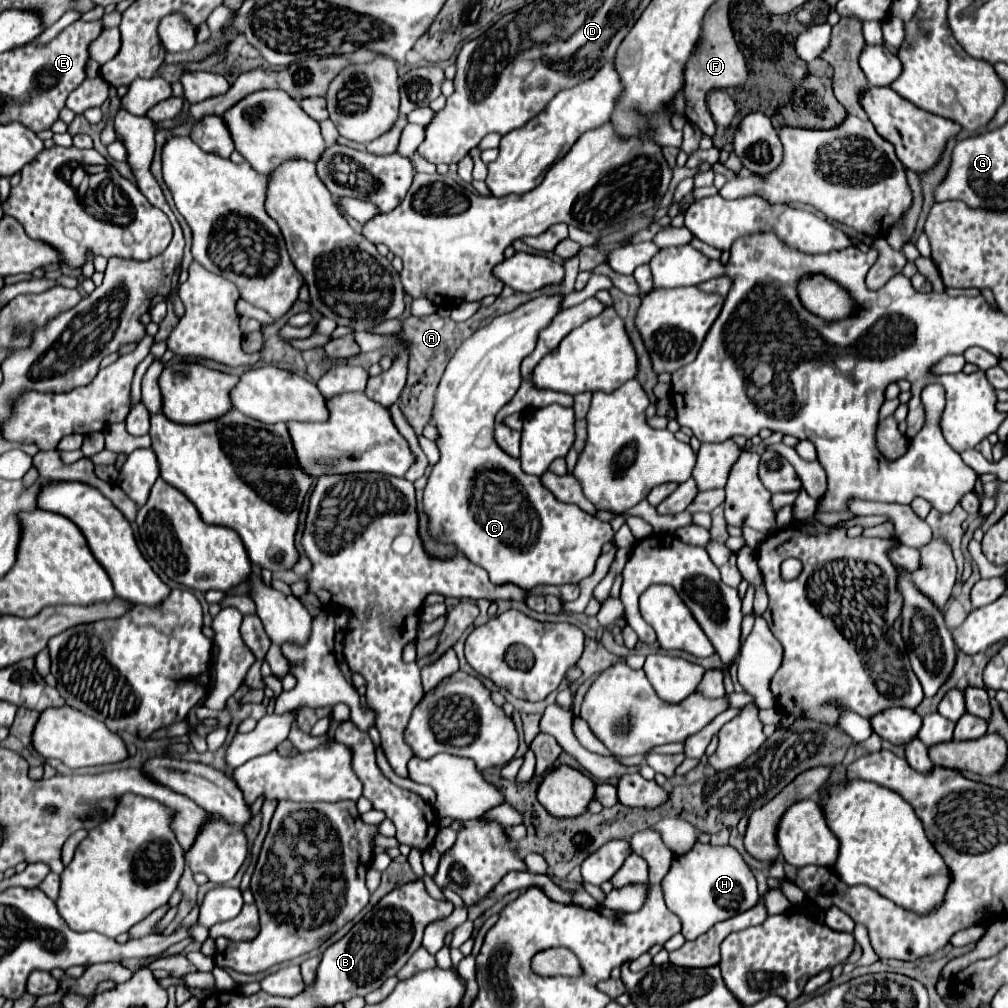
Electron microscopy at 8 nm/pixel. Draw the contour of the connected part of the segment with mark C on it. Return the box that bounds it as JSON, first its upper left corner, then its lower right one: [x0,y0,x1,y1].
[424,296,614,590]

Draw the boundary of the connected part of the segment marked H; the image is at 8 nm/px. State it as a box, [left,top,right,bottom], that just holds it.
[662,842,758,940]

